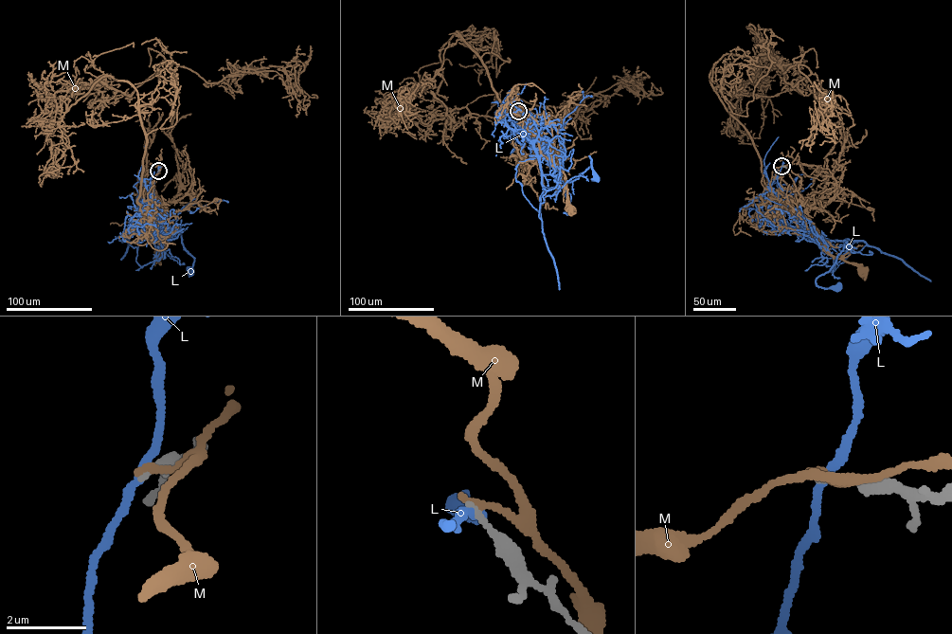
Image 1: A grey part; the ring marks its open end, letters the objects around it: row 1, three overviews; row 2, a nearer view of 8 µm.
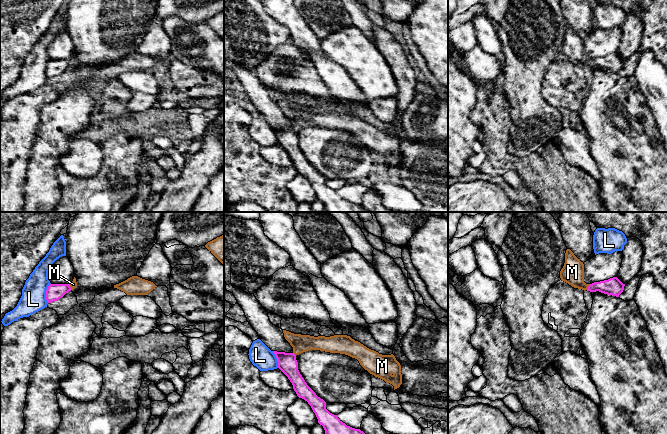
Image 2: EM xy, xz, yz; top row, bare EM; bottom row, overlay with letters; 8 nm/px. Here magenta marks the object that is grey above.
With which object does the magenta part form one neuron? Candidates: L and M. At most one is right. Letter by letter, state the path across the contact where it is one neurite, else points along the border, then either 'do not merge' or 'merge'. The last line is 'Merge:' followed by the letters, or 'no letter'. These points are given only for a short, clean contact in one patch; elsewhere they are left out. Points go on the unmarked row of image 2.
L: along xy (50, 59), (46, 66), (47, 78) | do not merge
M: along yz (589, 60), (586, 65) | do not merge
Merge: no letter

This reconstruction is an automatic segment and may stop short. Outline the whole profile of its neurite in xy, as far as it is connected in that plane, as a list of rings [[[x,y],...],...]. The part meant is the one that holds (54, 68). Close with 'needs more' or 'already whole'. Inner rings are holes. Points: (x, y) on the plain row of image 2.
[[[50,60],[46,66],[46,76],[48,79],[57,77],[69,67],[71,67],[70,60]]]; already whole

